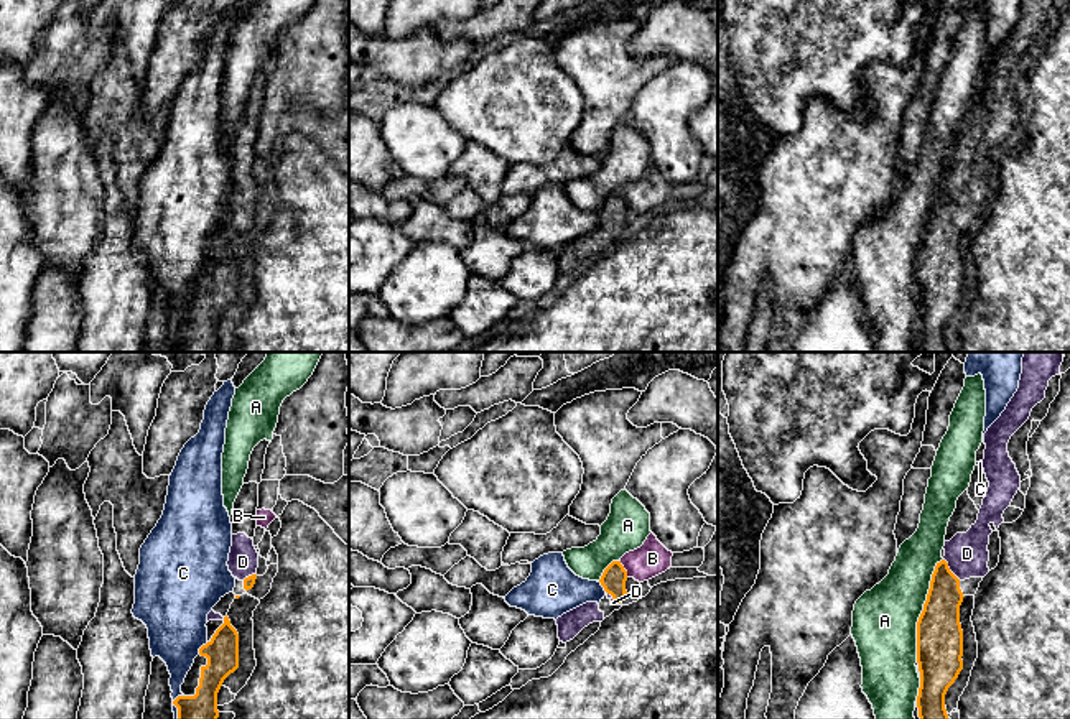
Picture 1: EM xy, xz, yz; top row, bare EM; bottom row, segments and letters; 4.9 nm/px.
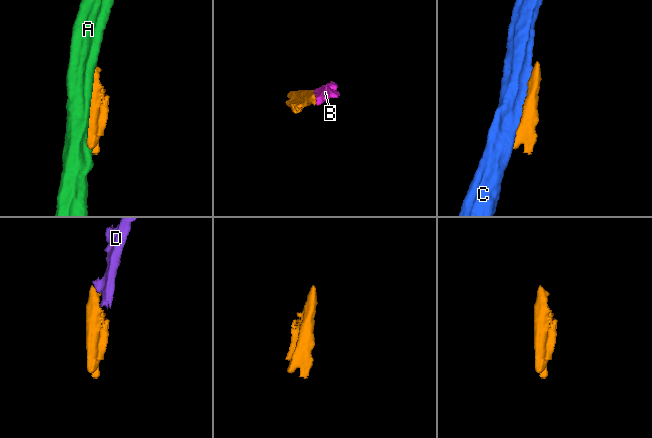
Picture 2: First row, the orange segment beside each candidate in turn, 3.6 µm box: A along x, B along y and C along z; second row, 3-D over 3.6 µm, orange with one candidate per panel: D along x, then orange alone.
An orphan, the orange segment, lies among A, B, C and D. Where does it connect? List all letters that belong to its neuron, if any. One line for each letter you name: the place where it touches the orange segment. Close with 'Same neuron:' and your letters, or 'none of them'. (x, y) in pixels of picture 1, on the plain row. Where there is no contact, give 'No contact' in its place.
D: Touches orange at yz (949, 201)
Same neuron: D

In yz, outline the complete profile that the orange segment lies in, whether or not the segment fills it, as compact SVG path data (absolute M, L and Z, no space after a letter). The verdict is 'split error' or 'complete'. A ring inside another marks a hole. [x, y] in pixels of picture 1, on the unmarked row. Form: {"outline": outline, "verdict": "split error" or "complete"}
{"outline": "M937 194L923 242L917 253L917 295L920 319L917 339L920 352L950 352L945 326L963 301L963 262L960 211L948 194Z", "verdict": "complete"}

